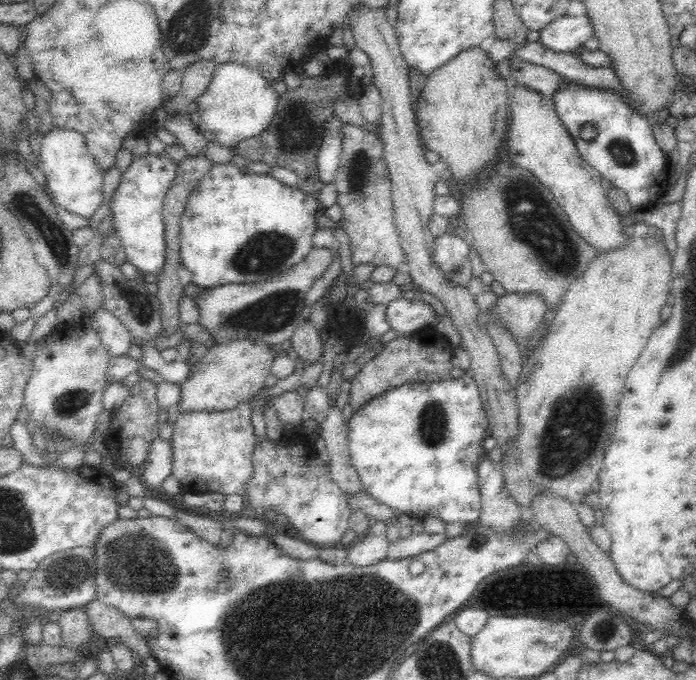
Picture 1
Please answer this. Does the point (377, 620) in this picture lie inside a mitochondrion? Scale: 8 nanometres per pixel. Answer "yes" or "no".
yes

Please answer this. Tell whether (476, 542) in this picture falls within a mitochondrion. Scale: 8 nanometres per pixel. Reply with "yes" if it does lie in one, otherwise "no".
no

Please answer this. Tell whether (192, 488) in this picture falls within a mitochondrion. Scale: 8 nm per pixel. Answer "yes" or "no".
no

